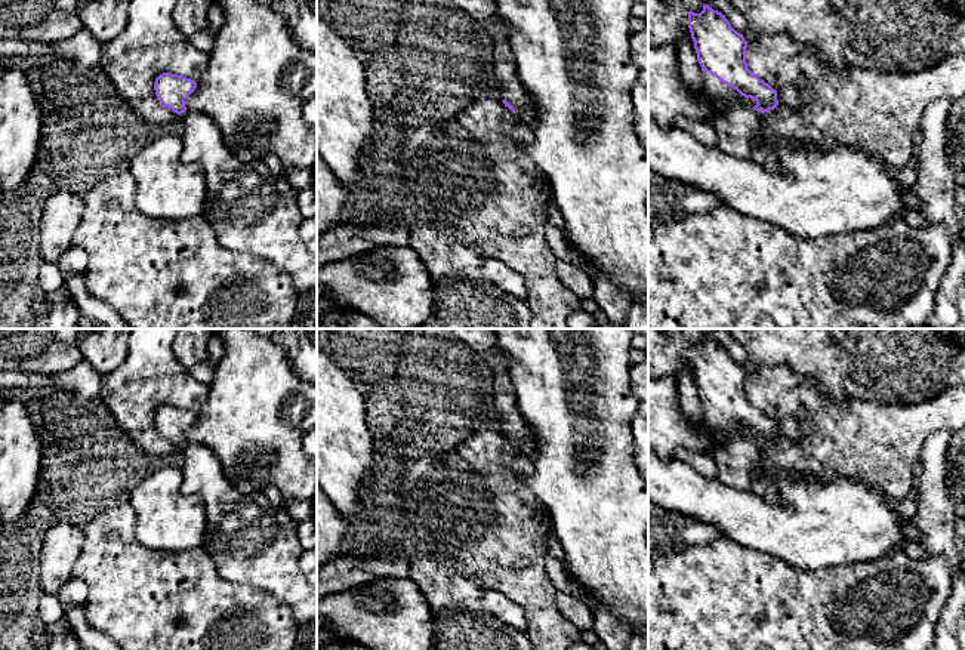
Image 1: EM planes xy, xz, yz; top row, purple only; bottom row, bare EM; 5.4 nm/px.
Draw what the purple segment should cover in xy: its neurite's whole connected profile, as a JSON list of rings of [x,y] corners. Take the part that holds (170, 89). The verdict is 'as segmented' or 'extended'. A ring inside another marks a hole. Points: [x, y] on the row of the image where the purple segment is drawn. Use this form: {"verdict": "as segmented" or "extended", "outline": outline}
{"verdict": "extended", "outline": [[[172,73],[160,74],[154,83],[157,99],[181,115],[181,158],[203,167],[207,191],[203,216],[215,229],[218,243],[228,250],[250,253],[274,264],[292,278],[297,292],[317,287],[317,256],[299,235],[303,221],[297,204],[299,191],[284,178],[274,176],[262,160],[244,163],[237,158],[223,144],[221,130],[209,115],[188,111],[185,99],[195,87],[194,80]]]}

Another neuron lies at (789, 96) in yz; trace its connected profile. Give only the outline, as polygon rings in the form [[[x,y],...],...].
[[[793,86],[783,87],[777,92],[779,104],[783,104],[792,110],[799,107],[799,90]]]

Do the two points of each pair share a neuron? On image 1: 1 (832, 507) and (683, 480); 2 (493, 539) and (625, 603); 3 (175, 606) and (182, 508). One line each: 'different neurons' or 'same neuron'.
1: same neuron
2: different neurons
3: different neurons

